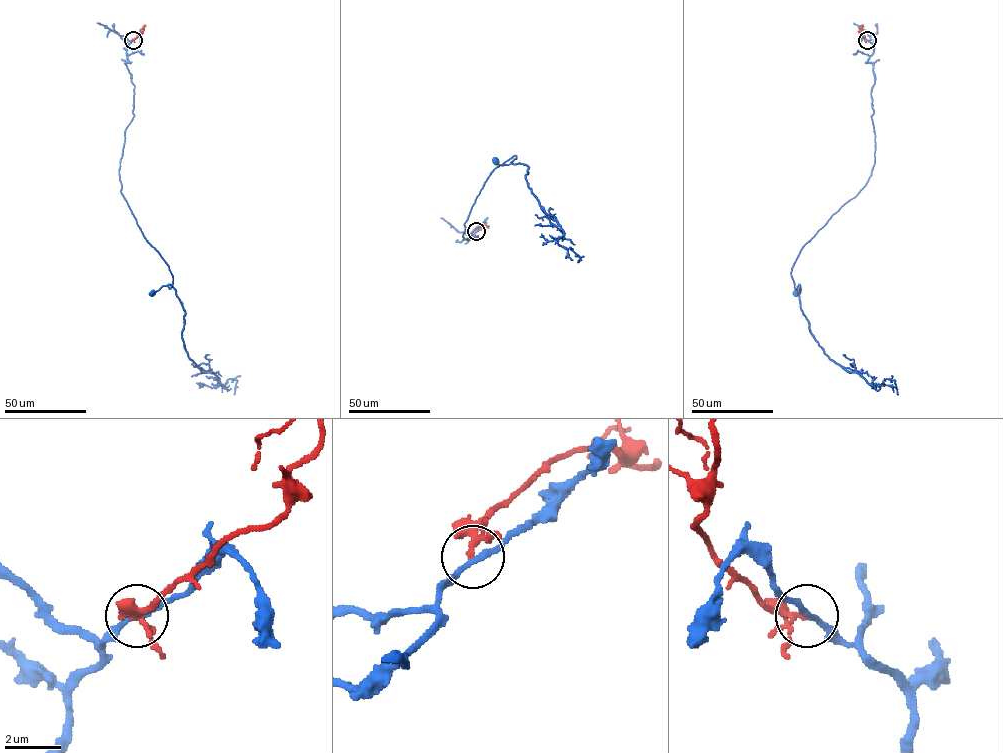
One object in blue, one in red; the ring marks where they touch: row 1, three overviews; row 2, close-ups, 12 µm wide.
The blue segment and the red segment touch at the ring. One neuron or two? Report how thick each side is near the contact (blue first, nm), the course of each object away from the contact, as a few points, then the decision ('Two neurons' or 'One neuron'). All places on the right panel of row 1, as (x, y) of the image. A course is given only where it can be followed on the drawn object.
Thickness 180 nm (blue) against 150 nm. Course of blue: (867, 40), (875, 162), (865, 185), (804, 245), (791, 270), (796, 293). Course of red: (867, 40), (860, 35), (860, 27), (861, 31). Two neurons

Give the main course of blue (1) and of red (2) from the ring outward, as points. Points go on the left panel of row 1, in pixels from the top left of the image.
1: (133, 40), (126, 63), (134, 114), (119, 175), (137, 224), (172, 274), (171, 287), (151, 293)
2: (133, 40), (144, 27), (139, 31)

